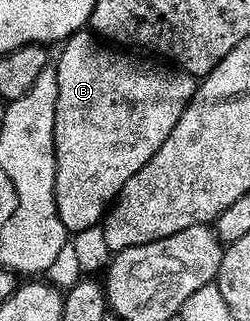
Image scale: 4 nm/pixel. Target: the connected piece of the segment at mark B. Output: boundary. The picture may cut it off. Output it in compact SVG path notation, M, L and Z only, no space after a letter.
M92 30L80 31L65 40L61 60L55 63L59 81L55 197L59 217L71 233L89 231L104 220L127 181L142 171L175 133L175 125L199 86L194 76L180 69L160 71L132 59L132 54L100 45L105 46Z

